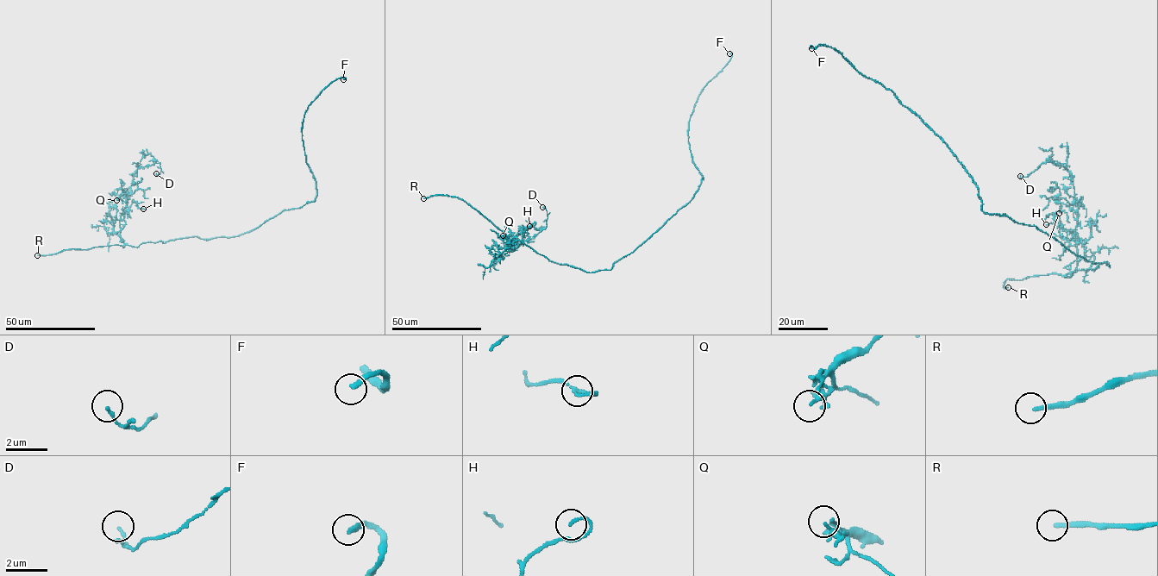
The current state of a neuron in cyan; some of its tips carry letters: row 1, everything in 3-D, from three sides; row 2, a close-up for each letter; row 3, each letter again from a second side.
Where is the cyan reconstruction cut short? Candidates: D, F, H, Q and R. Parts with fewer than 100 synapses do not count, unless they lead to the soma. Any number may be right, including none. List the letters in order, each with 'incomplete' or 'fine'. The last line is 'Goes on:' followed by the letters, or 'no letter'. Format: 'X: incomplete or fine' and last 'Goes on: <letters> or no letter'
D: fine
F: incomplete
H: fine
Q: fine
R: incomplete
Goes on: F, R

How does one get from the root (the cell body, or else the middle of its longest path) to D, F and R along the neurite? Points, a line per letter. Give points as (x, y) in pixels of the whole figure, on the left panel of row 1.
D: (254, 229), (231, 237), (125, 244), (119, 221), (133, 174), (139, 168), (160, 163), (160, 173), (156, 173)
F: (254, 229), (284, 210), (314, 201), (316, 182), (306, 162), (303, 116), (323, 89), (343, 79)
R: (254, 229), (231, 237), (201, 239), (192, 236), (165, 243), (142, 242), (138, 247), (111, 245), (37, 255)

